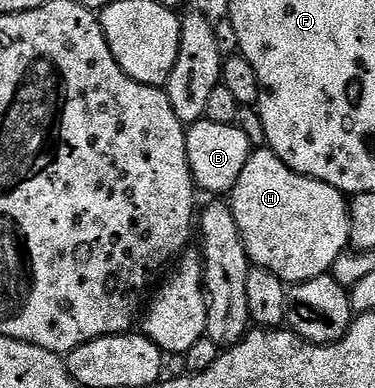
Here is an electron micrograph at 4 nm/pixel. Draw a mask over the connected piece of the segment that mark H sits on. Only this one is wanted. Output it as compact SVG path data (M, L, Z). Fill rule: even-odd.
M253 150L246 161L246 169L238 173L238 181L232 186L230 206L238 225L240 239L248 254L249 264L274 273L285 284L305 283L319 275L329 274L335 268L338 257L349 250L350 203L344 192L317 179L299 175L297 171L291 171L270 150Z

